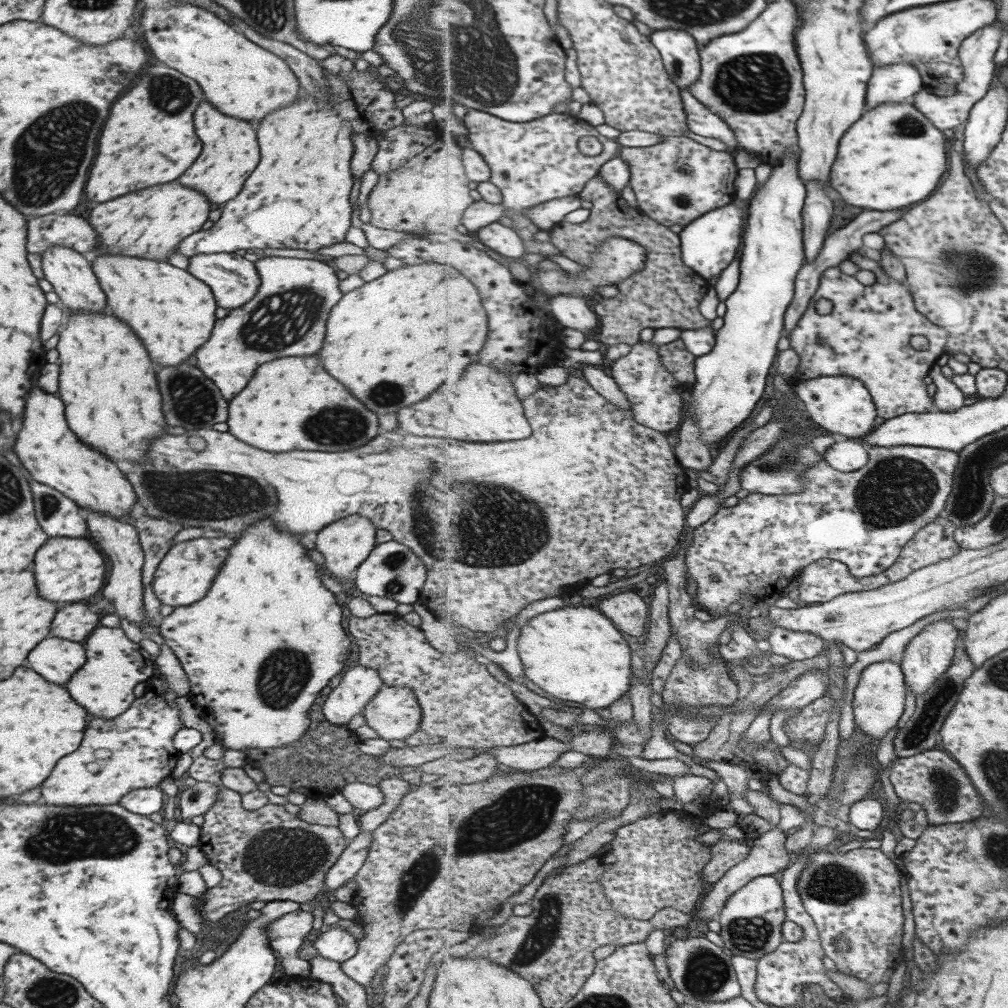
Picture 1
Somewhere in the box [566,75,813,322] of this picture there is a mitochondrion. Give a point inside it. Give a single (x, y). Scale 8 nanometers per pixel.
(684, 200)

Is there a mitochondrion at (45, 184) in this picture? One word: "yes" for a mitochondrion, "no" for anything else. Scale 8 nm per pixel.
yes

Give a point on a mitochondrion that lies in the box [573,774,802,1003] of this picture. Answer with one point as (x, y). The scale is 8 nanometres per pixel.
(705, 974)

